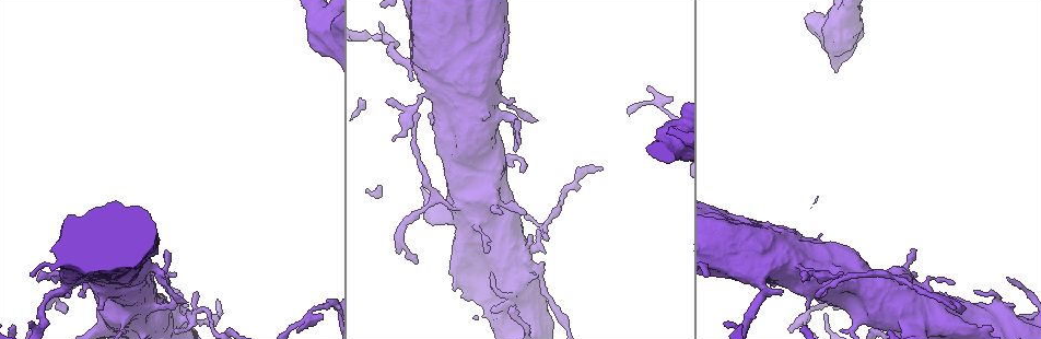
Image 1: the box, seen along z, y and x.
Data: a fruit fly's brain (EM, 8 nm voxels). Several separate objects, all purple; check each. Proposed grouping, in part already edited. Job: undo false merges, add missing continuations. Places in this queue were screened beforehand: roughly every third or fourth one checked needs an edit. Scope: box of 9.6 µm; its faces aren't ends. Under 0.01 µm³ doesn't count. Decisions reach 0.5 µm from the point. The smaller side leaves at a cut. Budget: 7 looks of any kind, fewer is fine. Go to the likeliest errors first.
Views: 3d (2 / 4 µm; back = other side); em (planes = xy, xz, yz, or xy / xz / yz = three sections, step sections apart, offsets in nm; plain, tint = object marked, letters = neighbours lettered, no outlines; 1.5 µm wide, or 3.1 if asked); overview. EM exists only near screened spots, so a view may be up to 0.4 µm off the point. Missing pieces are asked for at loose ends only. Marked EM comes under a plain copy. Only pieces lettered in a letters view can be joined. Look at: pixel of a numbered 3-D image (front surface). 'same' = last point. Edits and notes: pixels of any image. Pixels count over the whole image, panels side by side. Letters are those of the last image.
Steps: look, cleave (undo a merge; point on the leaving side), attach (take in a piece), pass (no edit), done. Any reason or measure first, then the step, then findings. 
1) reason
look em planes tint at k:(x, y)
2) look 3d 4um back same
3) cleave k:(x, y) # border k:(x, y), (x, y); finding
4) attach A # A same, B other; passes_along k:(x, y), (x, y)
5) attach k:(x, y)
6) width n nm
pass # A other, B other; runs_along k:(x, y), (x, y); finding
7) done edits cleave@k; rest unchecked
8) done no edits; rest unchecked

an open end
look 3d 2um back at 1:(782, 294)

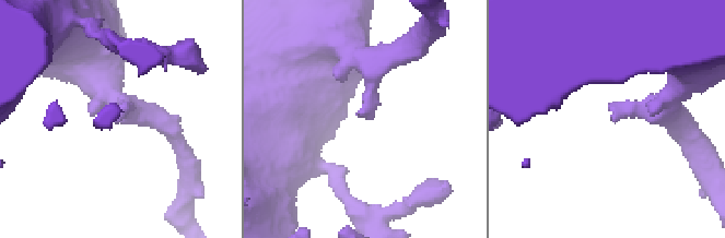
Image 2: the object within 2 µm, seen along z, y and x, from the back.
arm_widths 220, 400 nm; shape alone is not enough
look em planes letters at 2:(613, 118)

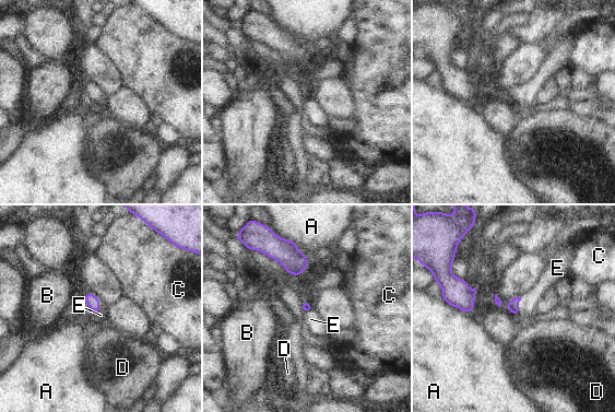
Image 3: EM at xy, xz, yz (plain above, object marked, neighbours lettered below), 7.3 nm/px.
attach E # A other, B other, C other, D other, E same; passes_along 3:(512, 305), (519, 306), (529, 302); the cell continues

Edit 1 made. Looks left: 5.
arms part here
look em xz step 8 tint at 1:(190, 313)

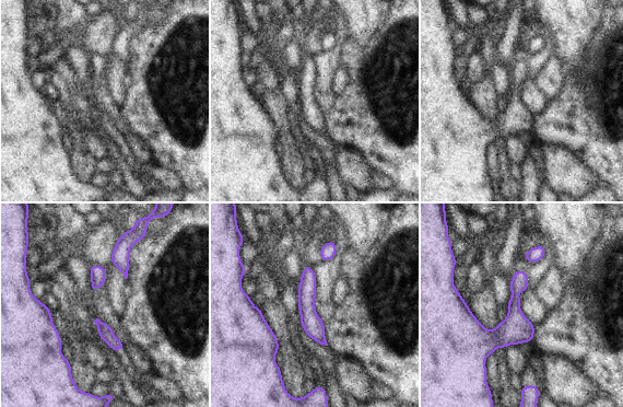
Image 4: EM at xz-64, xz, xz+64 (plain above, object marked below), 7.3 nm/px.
look em xz step 8 letters same

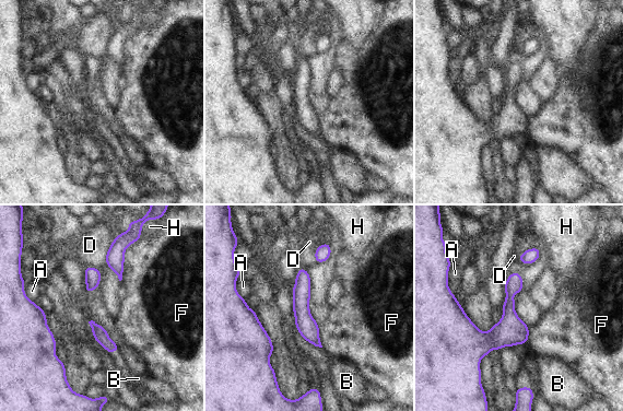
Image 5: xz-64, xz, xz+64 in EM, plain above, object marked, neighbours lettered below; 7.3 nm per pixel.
longest_contact F 300 nm
pass # A other, B other, D other, F other, H other; runs_along 5:(455, 303), (479, 338), (524, 341); continuous, no second cell

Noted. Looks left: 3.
look em planes tint at 1:(953, 282)

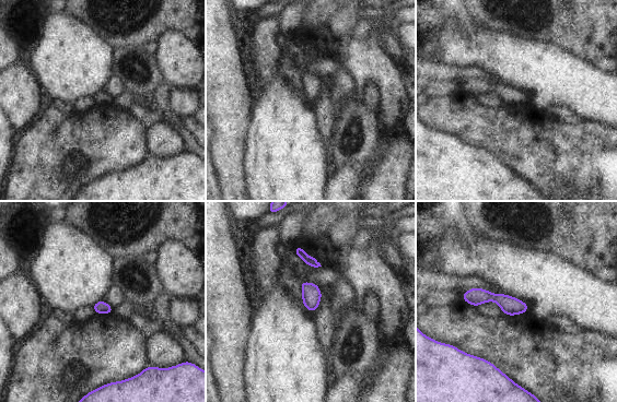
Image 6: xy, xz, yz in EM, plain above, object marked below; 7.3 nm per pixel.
what lies round it
look em planes letters same

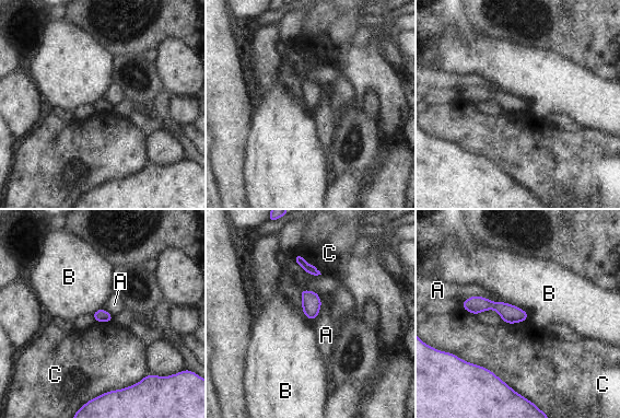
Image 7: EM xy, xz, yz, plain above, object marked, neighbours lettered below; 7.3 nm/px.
width 100 nm
pass # A other, B other, C other; none of them fits

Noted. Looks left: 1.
done edits attach@3; rest unchecked

